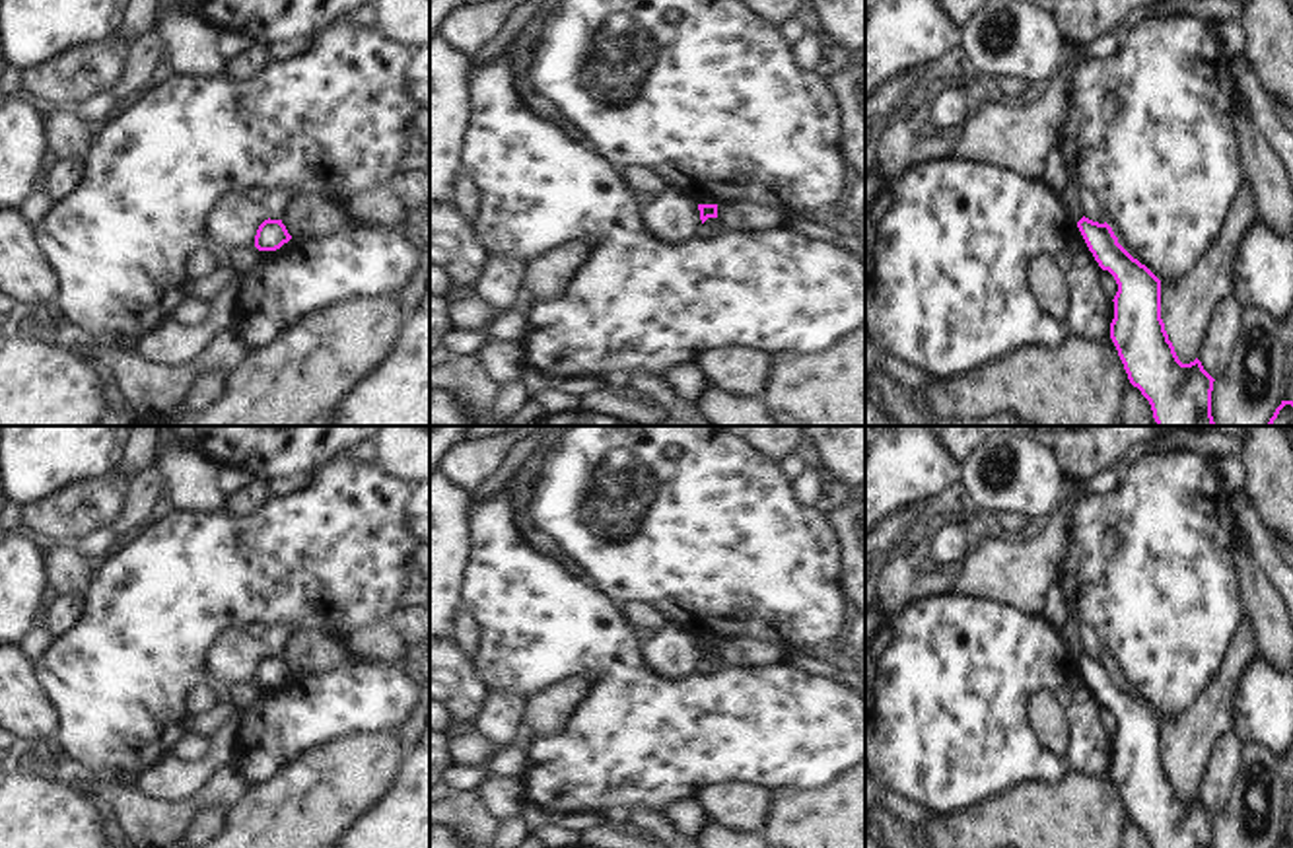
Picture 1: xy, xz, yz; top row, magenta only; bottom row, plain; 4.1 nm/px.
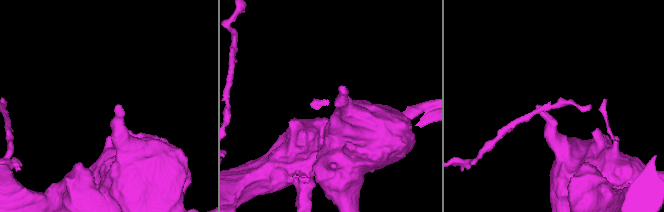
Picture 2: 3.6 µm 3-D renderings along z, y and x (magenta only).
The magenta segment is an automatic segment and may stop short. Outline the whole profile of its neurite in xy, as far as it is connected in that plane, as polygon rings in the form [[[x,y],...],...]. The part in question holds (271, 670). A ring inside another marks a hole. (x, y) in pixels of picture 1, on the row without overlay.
[[[264,655],[255,671],[255,683],[259,687],[276,687],[280,685],[284,679],[288,679],[292,675],[292,671],[288,669],[286,661],[282,659],[282,655]]]

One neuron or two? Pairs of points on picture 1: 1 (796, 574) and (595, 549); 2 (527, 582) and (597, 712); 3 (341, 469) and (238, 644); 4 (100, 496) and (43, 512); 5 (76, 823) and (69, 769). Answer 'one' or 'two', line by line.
1: one
2: one
3: two
4: one
5: two

